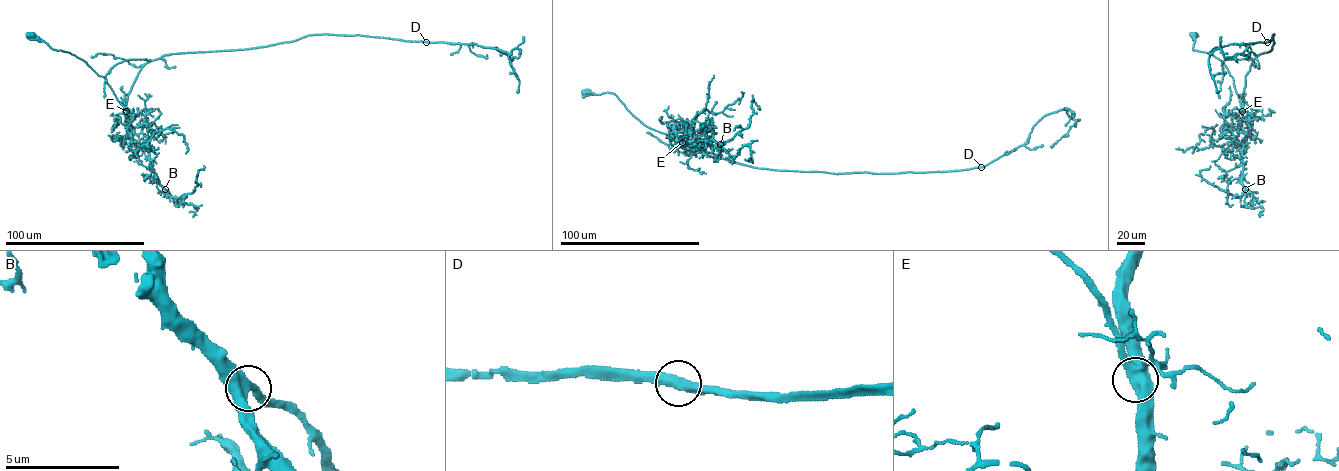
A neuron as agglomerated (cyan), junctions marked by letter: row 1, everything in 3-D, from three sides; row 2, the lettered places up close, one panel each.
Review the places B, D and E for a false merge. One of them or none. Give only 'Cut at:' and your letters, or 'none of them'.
Cut at: none of them

